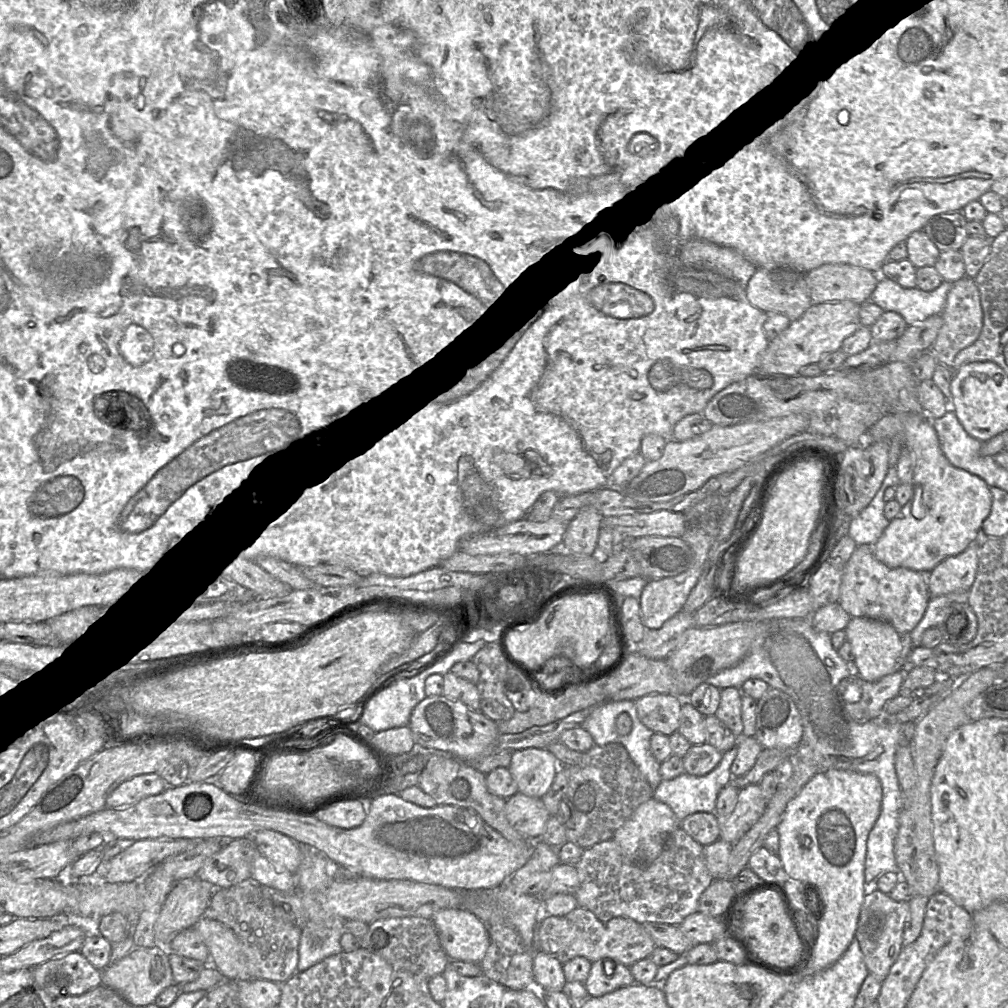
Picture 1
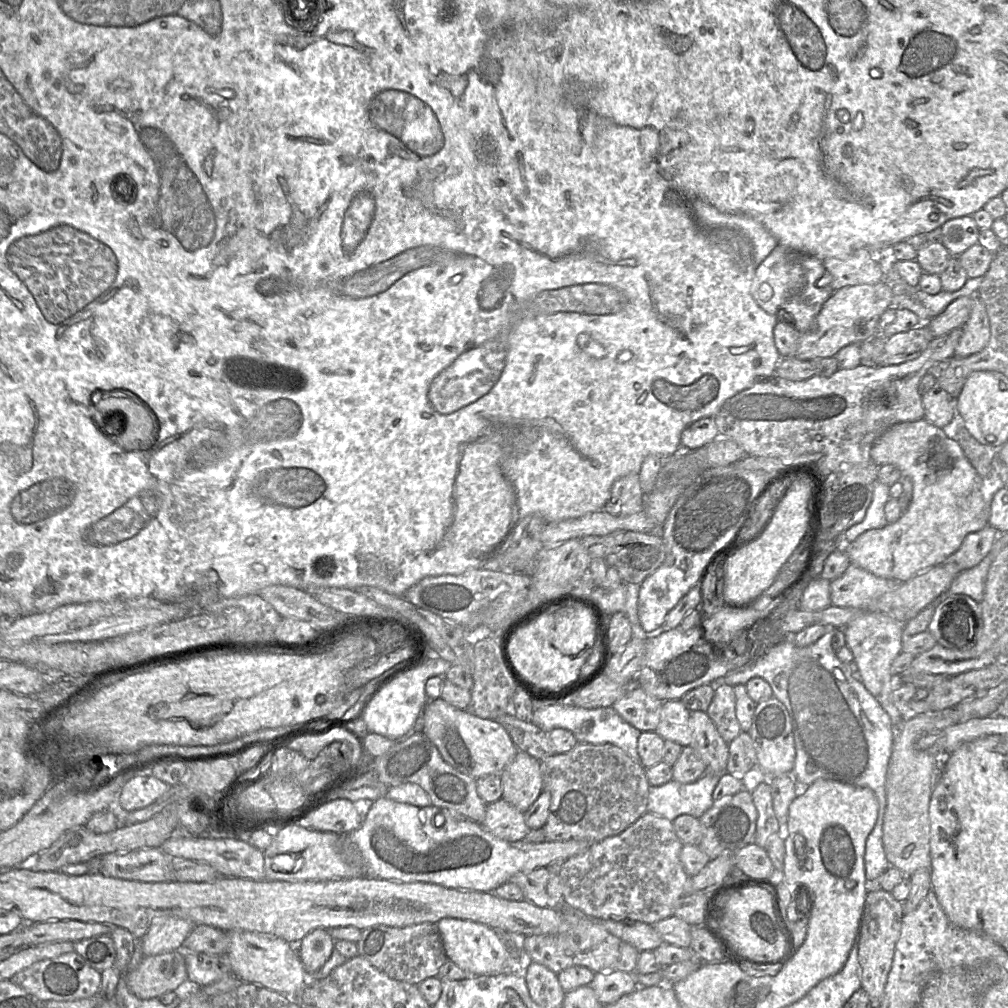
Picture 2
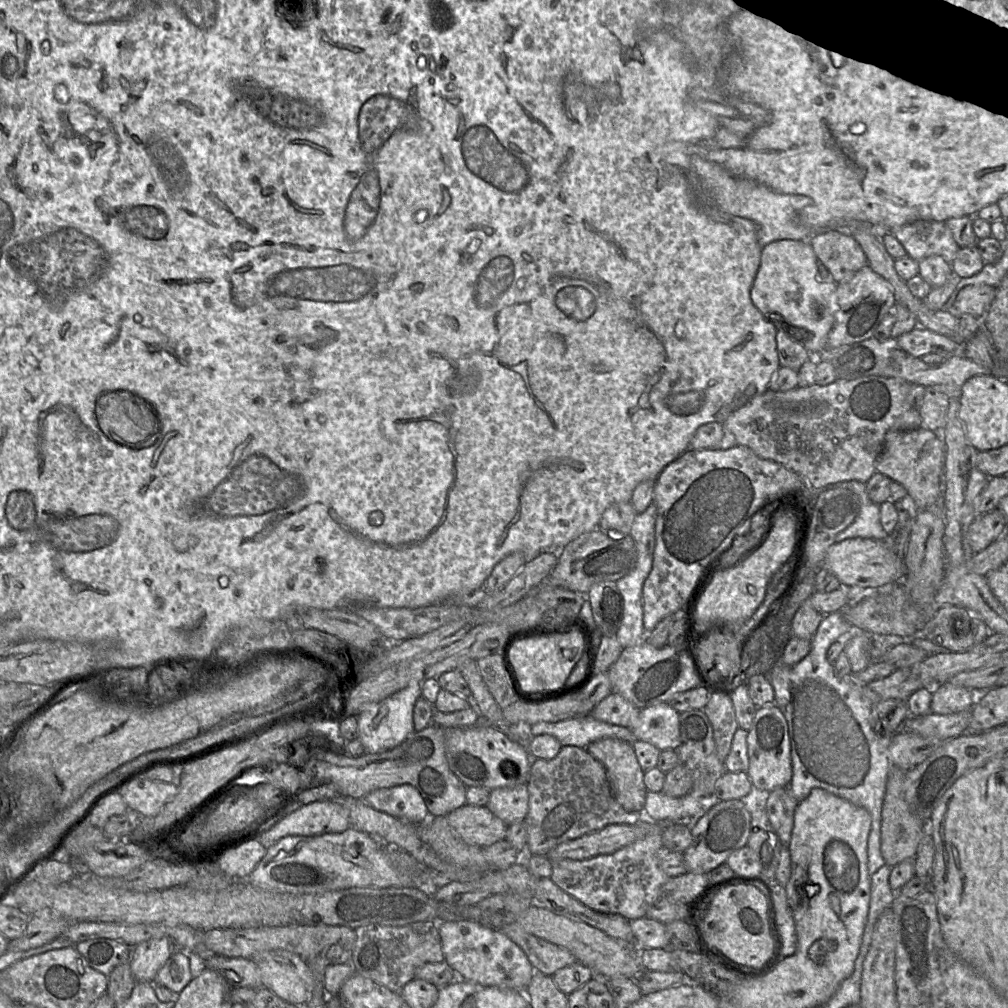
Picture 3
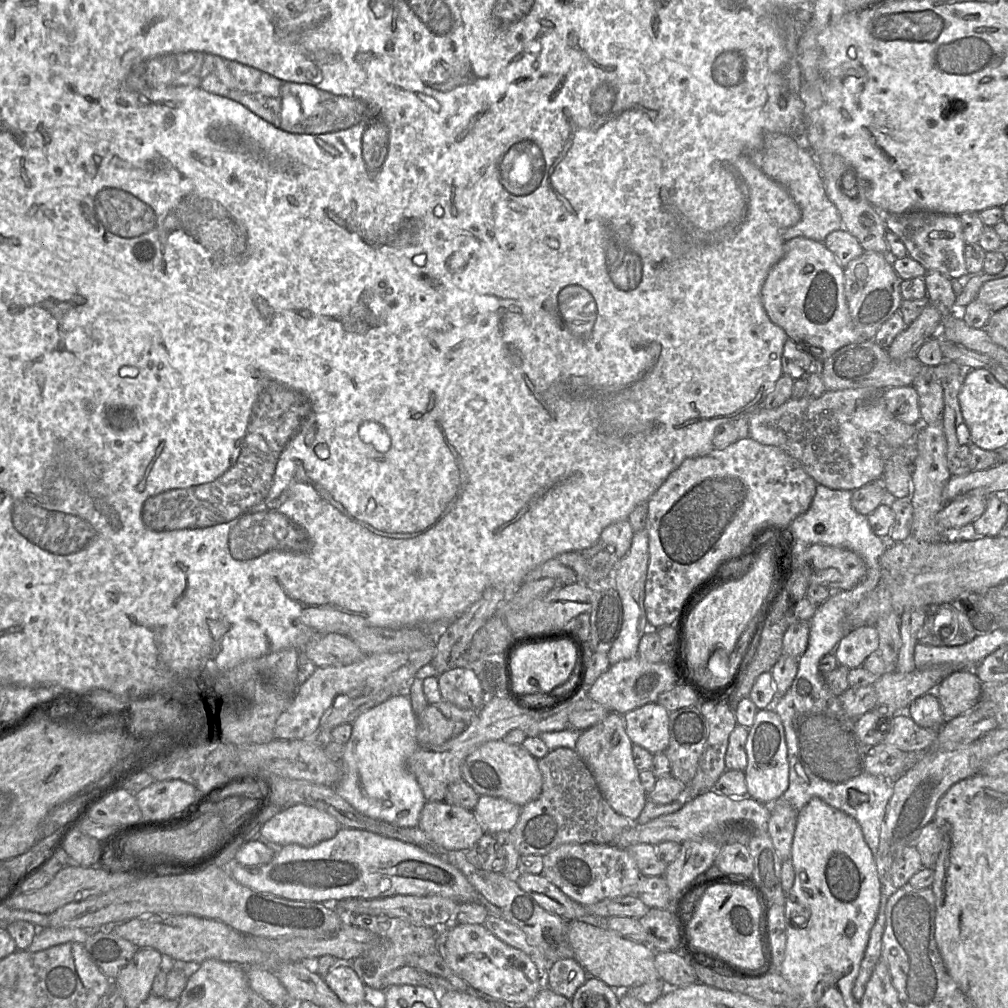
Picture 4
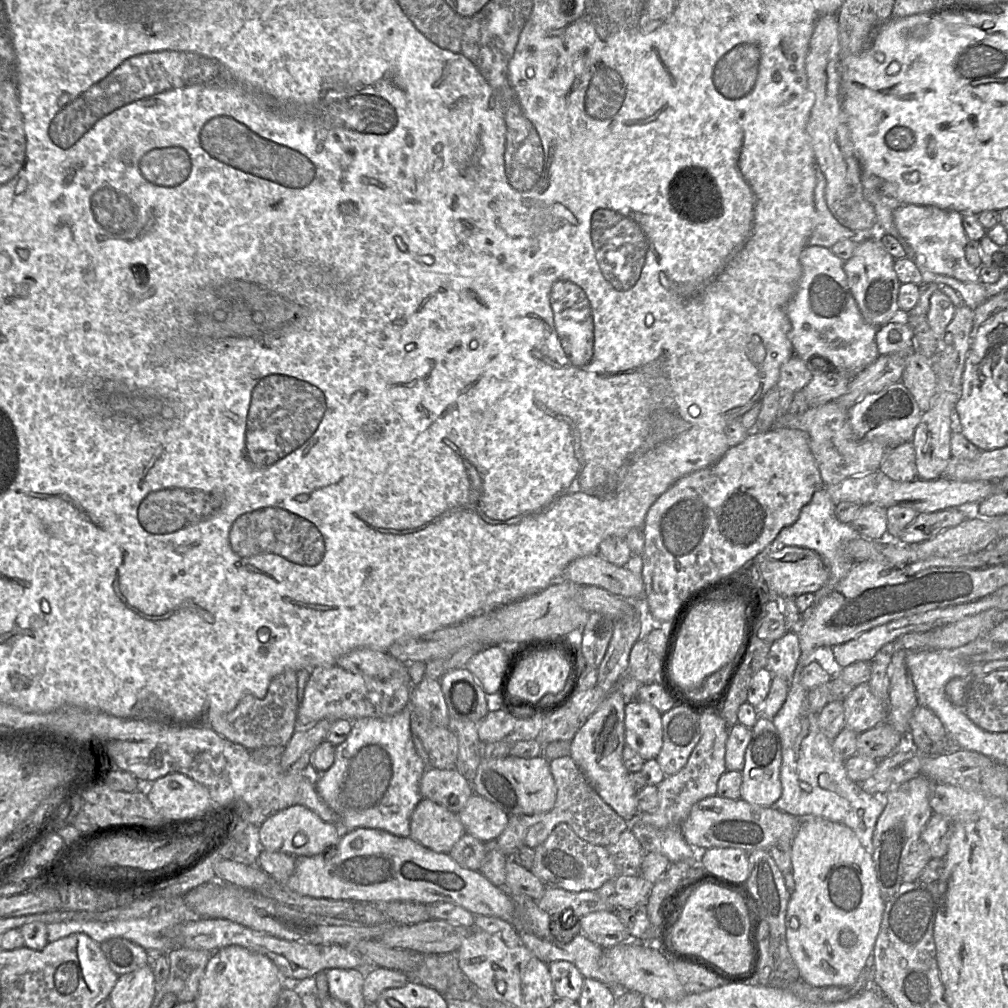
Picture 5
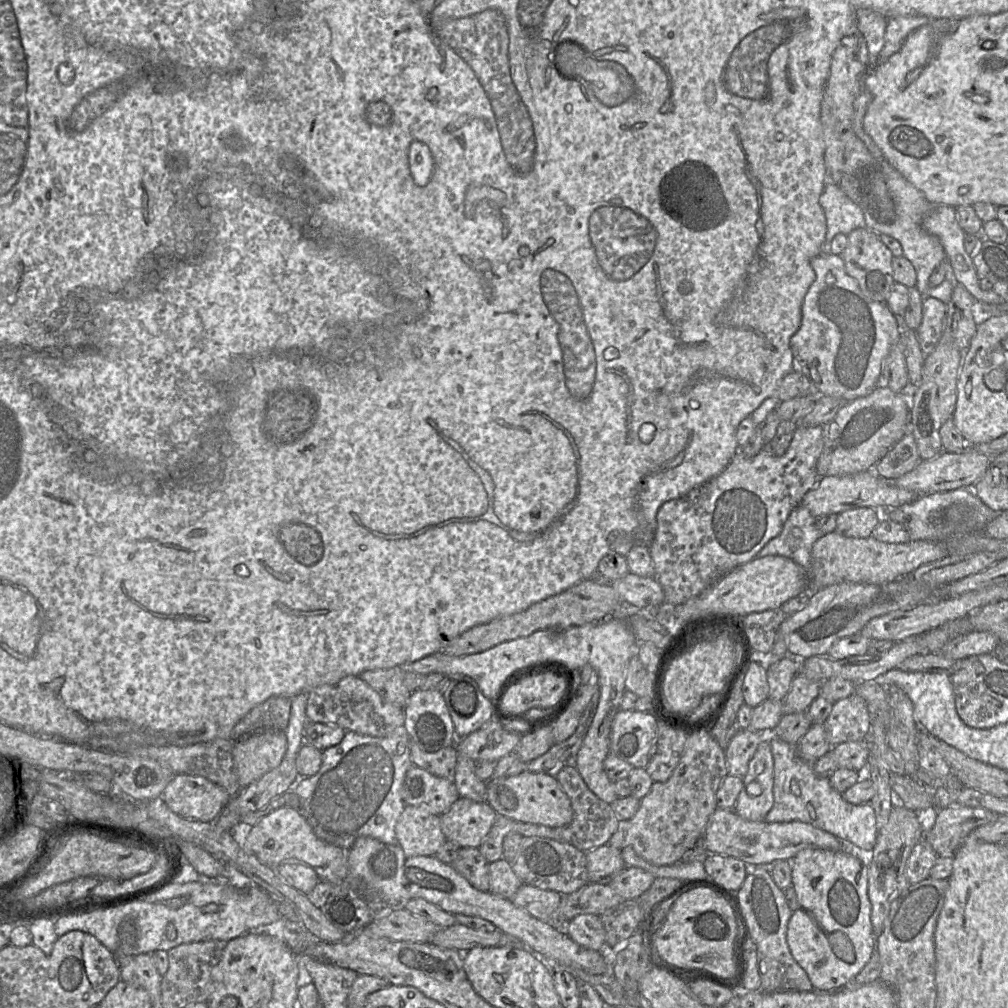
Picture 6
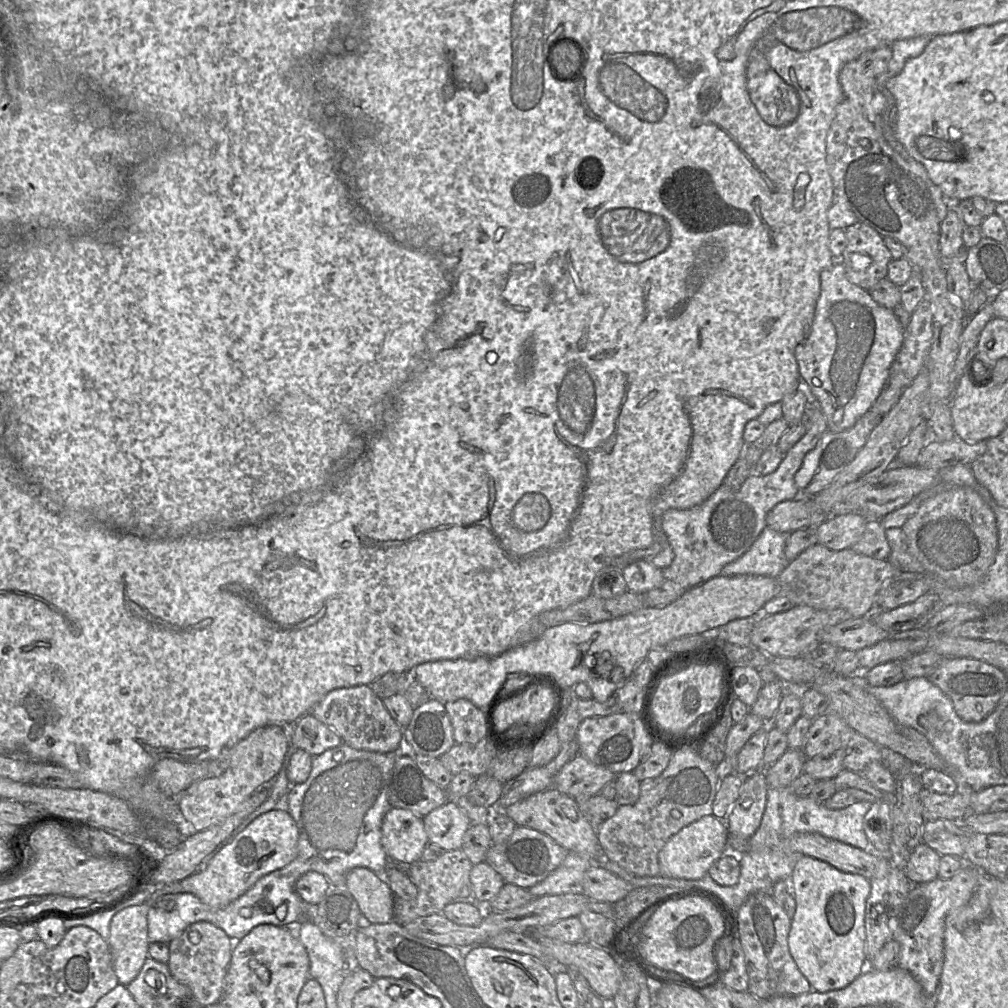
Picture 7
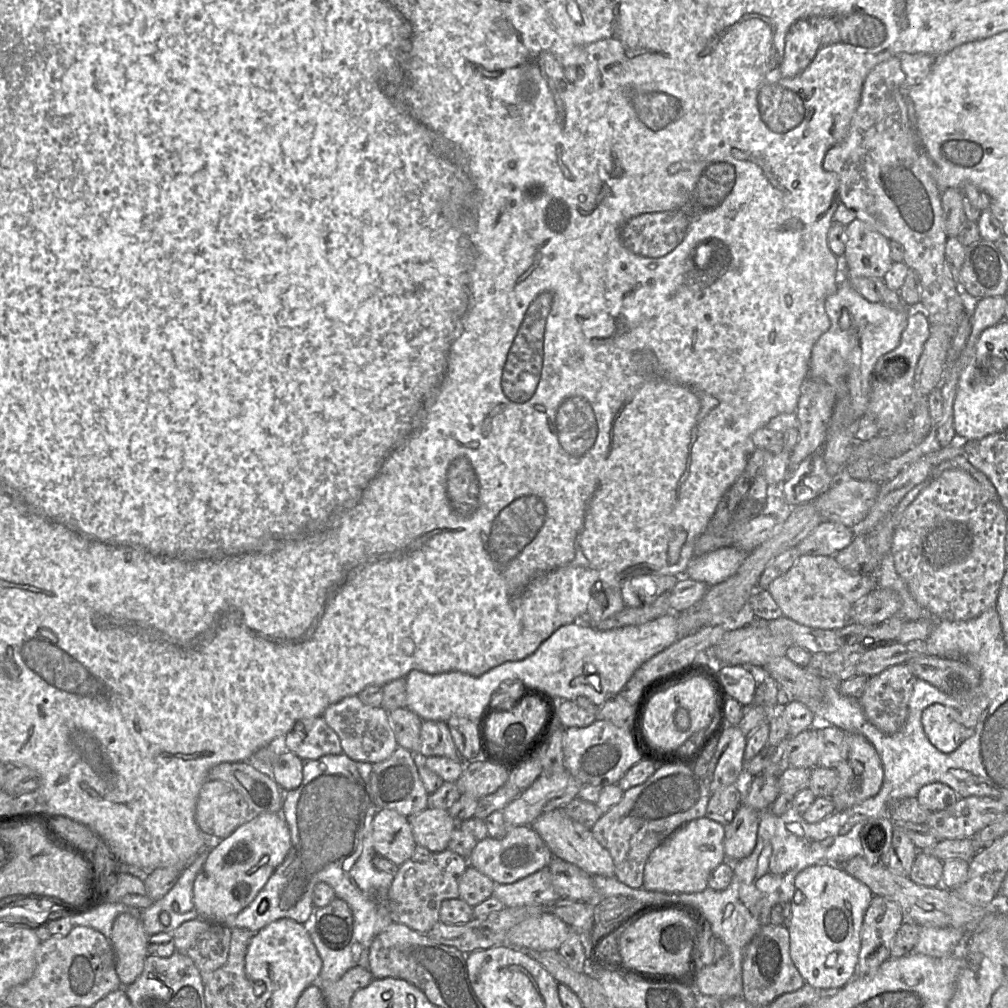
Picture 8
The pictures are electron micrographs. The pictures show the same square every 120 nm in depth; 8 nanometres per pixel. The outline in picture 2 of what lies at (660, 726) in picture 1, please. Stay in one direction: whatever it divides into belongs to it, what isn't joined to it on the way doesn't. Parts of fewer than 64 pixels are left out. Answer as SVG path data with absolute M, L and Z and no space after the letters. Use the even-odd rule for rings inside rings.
M636 687L624 694L612 707L638 730L655 731L660 722L662 704L662 700Z

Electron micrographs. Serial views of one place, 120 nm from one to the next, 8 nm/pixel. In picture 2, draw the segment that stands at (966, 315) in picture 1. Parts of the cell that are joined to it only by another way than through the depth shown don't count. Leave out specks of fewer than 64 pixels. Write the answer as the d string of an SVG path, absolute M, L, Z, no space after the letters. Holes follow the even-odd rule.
M975 296L968 320L963 324L962 335L954 351L954 358L968 357L982 351L990 339L990 324L985 306Z

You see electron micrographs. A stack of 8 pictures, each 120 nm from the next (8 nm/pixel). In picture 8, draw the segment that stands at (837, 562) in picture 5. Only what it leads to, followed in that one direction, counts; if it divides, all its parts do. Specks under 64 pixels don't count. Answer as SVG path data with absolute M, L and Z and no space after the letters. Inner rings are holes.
M729 546L694 556L684 576L705 582L709 587L715 586L732 576L749 553Z

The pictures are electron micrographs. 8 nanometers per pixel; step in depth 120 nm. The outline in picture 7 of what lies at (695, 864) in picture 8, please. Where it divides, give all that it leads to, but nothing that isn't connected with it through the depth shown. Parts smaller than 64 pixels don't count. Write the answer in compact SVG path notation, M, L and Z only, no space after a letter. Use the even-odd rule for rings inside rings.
M705 815L674 834L658 854L660 874L666 877L698 880L708 873L709 868L725 853L728 831L725 821Z

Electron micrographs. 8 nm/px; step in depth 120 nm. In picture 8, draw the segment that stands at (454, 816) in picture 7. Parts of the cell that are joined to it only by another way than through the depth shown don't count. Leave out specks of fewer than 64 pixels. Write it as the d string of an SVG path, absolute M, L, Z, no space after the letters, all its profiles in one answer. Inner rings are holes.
M426 808L407 818L416 844L431 853L446 850L453 830L458 827L447 810L437 808Z

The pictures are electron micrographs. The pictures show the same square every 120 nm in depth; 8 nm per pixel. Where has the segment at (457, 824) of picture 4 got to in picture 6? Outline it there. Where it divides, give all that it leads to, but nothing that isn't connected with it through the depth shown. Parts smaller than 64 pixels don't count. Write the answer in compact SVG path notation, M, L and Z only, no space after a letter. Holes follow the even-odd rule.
M405 806L396 822L395 834L407 856L434 856L446 842L440 816L420 806Z

